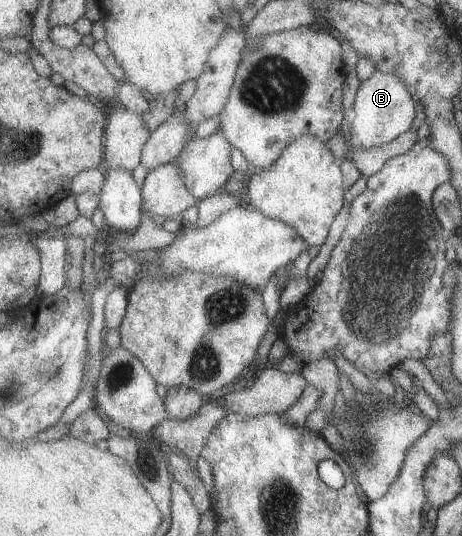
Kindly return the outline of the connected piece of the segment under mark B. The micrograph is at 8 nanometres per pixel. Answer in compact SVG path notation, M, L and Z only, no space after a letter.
M376 70L376 73L369 80L361 83L360 89L356 96L353 114L350 116L352 121L351 127L351 147L370 149L371 147L381 146L396 139L402 133L407 132L414 119L416 119L417 101L413 98L408 86L397 75L387 74L383 71Z

